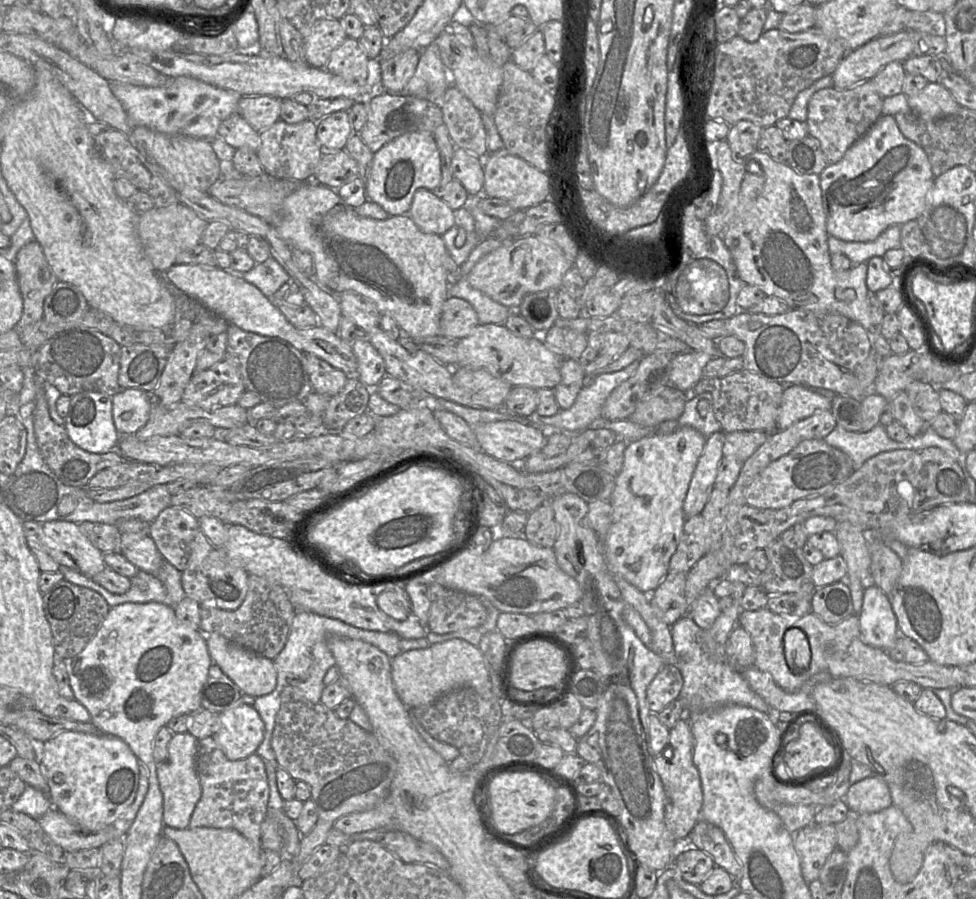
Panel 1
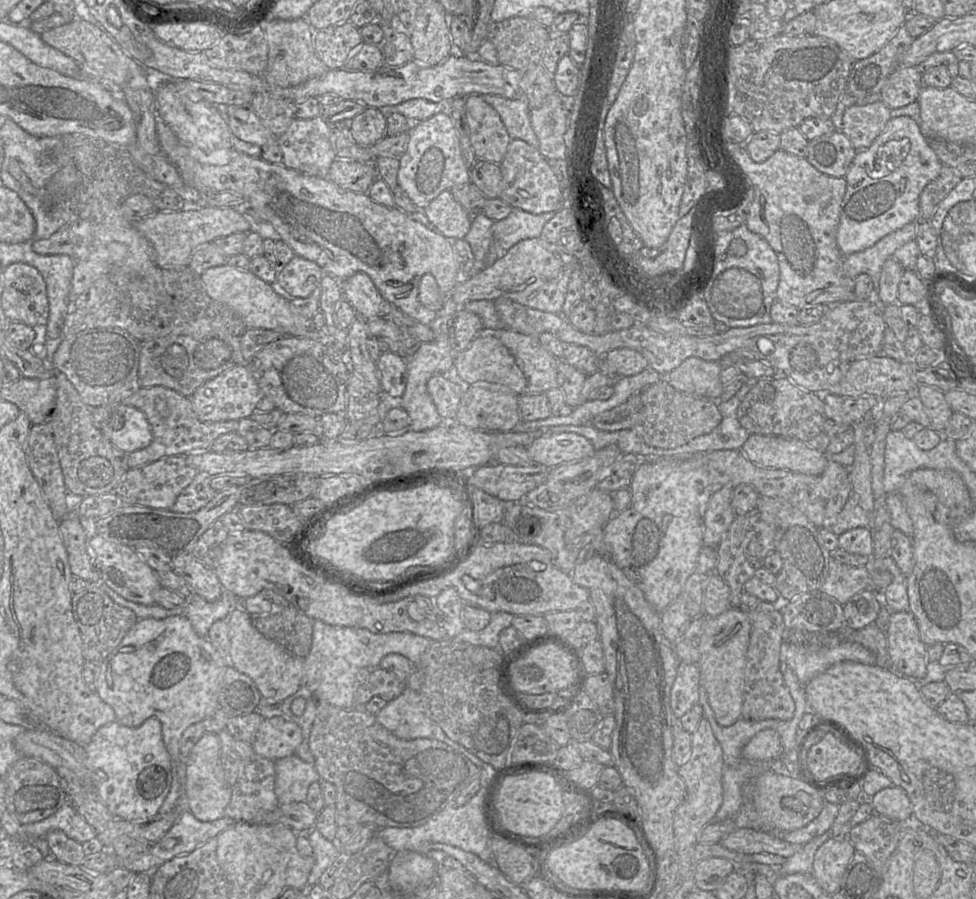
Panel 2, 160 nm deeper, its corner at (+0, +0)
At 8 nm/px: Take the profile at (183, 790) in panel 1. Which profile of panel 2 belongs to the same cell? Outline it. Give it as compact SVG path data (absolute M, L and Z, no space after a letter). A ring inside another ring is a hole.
M207 733L191 748L185 761L182 812L189 811L196 819L204 822L218 820L225 816L230 799L231 792L220 761L218 733Z

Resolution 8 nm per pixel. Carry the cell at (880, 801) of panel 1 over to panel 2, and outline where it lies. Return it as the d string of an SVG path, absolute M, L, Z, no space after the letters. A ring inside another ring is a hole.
M891 786L877 792L869 799L875 814L894 821L905 821L913 817L913 809L906 792L897 786Z

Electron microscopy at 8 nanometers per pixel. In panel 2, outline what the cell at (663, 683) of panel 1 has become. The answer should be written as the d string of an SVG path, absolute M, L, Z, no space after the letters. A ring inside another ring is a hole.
M680 662L671 689L670 705L678 719L699 703L700 670L697 664Z

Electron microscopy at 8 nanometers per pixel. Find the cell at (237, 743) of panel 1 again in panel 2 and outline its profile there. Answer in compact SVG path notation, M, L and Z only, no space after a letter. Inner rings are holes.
M268 716L261 722L251 745L258 755L277 760L295 755L302 741L298 724L287 717Z

